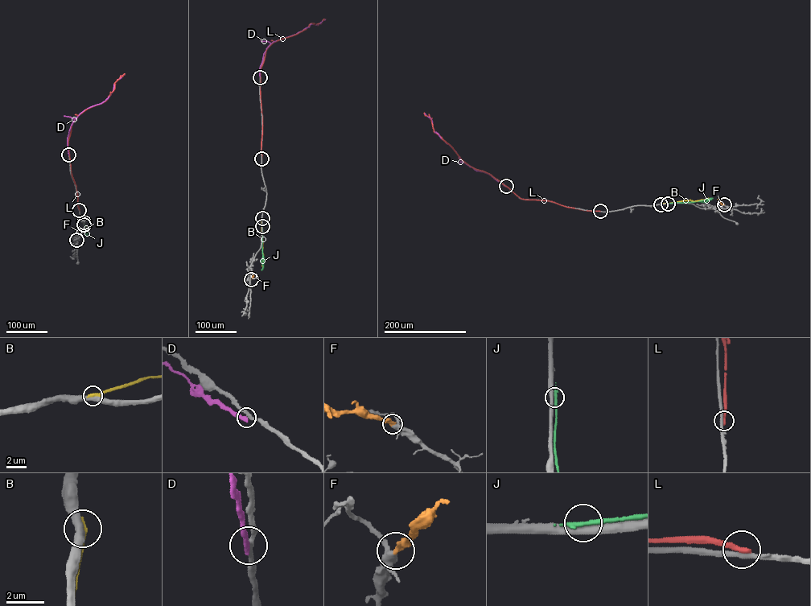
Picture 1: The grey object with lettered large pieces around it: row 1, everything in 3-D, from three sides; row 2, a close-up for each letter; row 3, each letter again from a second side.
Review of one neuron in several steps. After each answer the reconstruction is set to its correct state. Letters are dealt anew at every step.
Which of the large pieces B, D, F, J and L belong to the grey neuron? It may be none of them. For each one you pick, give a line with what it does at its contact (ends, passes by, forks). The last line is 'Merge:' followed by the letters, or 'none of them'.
F: it ends
Merge: F

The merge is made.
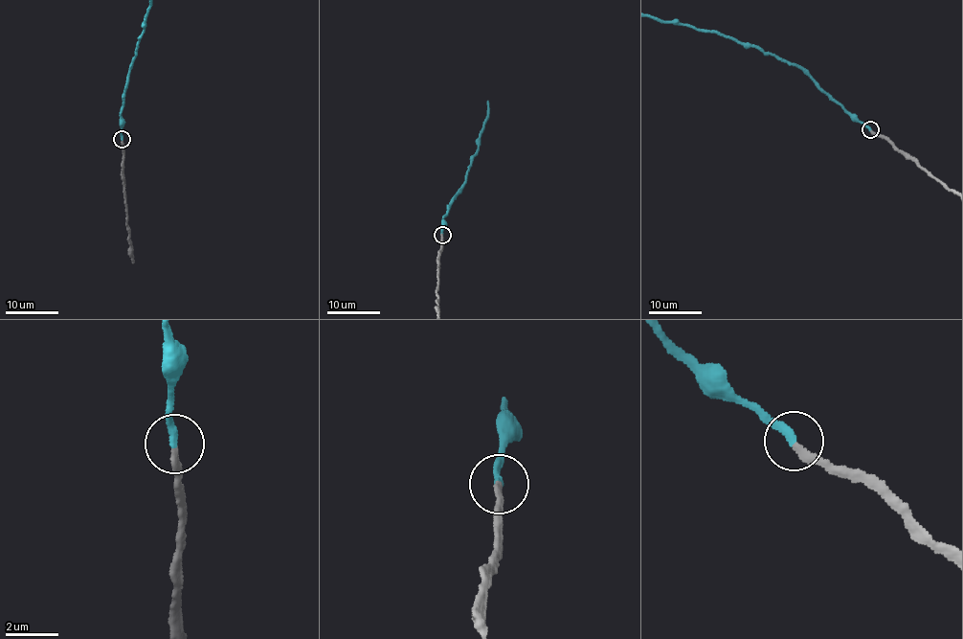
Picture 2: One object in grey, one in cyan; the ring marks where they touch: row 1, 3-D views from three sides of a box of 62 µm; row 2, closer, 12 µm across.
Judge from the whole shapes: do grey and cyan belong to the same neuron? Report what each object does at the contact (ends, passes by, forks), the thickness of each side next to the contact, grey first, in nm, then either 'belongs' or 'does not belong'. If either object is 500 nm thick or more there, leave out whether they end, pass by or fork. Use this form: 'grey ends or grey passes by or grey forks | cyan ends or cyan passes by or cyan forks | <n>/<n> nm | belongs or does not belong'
grey ends | cyan ends | 260/280 nm | belongs

